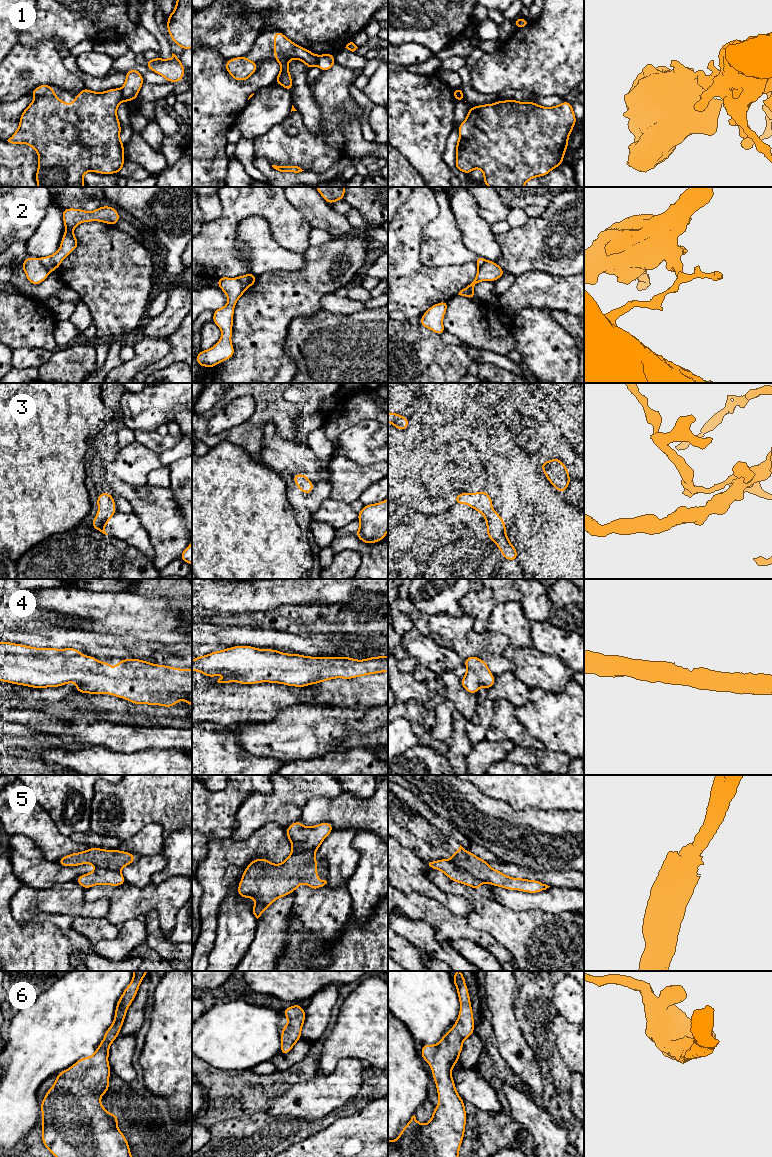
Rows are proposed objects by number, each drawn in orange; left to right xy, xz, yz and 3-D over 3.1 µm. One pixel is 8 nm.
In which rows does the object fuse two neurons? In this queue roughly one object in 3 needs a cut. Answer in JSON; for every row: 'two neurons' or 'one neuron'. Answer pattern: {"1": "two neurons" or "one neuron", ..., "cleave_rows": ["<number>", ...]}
{"1": "two neurons", "2": "two neurons", "3": "one neuron", "4": "one neuron", "5": "two neurons", "6": "one neuron", "cleave_rows": ["1", "2", "5"]}

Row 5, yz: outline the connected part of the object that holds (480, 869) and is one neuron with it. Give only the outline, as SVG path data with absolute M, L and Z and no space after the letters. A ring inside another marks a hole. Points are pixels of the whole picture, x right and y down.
M461 845L458 851L451 853L450 856L456 866L467 870L477 880L496 887L527 893L542 892L550 887L537 880L508 877L504 873L491 868L487 861L465 850Z

